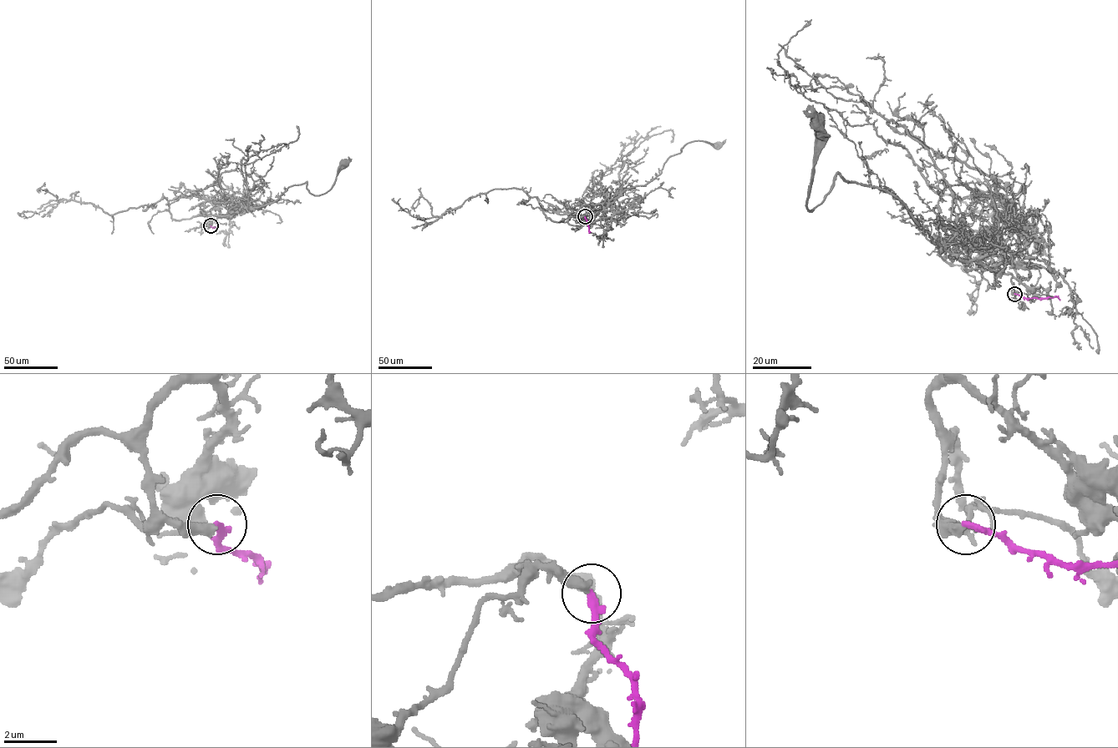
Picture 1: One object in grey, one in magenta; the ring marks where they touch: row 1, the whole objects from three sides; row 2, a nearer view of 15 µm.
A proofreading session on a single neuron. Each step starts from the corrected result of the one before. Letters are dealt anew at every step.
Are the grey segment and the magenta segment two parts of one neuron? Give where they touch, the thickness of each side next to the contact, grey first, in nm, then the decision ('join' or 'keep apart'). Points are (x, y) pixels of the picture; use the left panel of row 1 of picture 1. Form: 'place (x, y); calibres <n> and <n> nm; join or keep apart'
place (210, 225); calibres 400 and 260 nm; join

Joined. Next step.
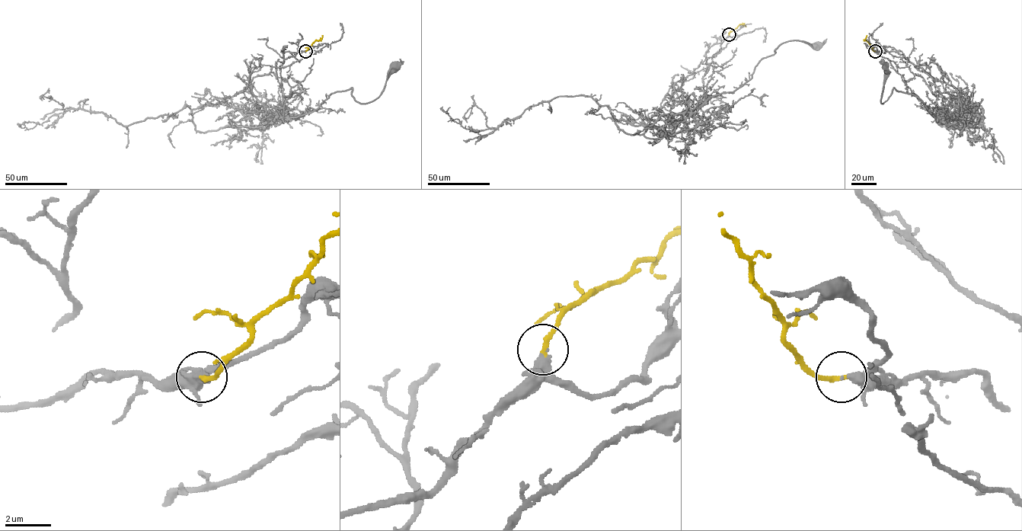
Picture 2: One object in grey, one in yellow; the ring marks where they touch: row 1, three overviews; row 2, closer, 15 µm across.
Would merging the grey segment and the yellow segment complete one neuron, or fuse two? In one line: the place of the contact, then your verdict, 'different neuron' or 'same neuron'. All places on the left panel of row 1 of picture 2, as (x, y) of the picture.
at (305, 51); same neuron

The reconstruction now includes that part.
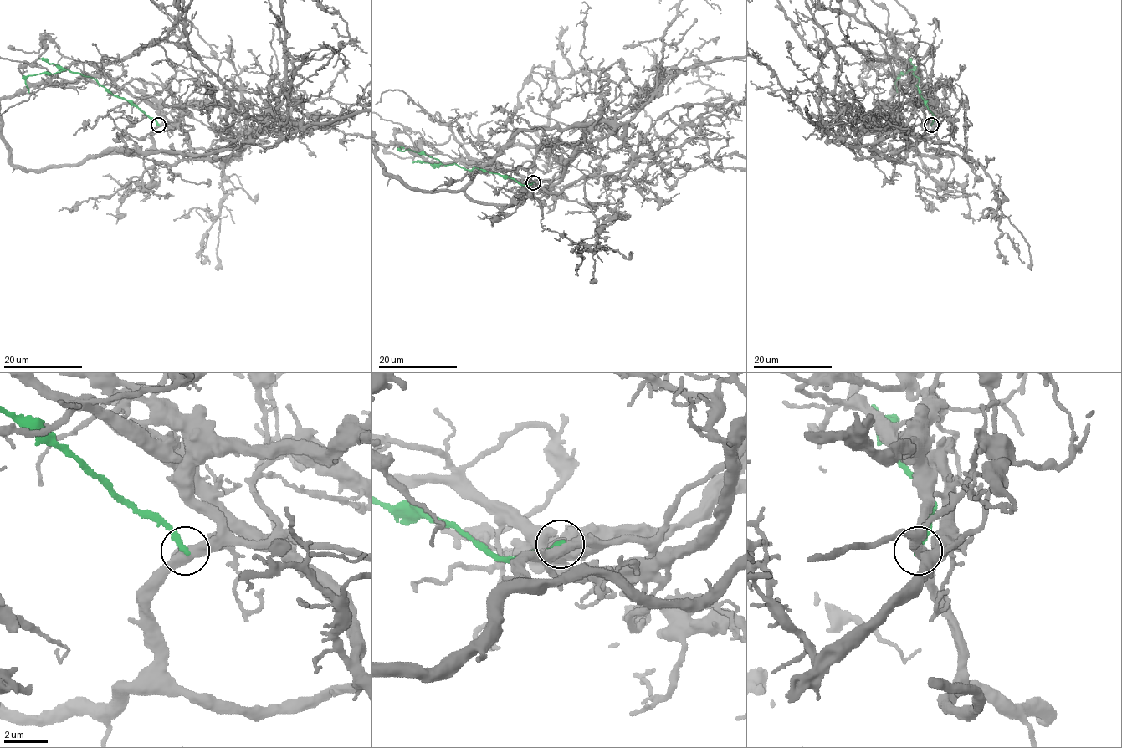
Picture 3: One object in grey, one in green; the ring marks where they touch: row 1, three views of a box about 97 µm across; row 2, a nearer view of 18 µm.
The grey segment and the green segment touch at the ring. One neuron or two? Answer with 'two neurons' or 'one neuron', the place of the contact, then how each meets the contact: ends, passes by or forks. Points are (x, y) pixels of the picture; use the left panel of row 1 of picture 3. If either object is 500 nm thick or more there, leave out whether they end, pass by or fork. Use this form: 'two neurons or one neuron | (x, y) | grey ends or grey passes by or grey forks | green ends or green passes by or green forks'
two neurons | (158, 125) | grey forks | green ends

